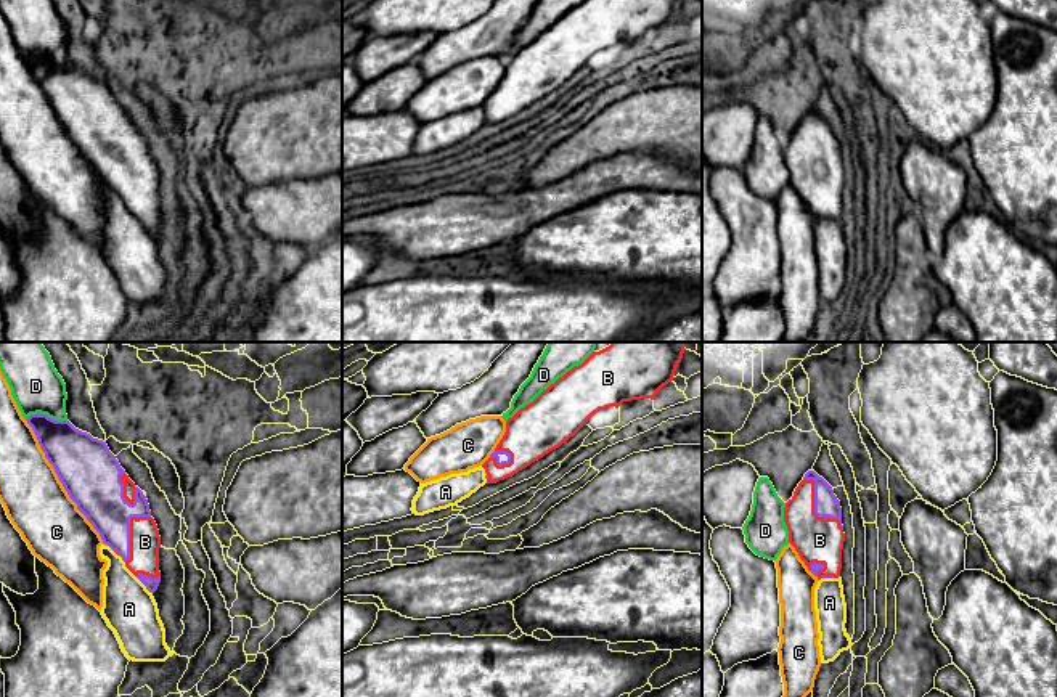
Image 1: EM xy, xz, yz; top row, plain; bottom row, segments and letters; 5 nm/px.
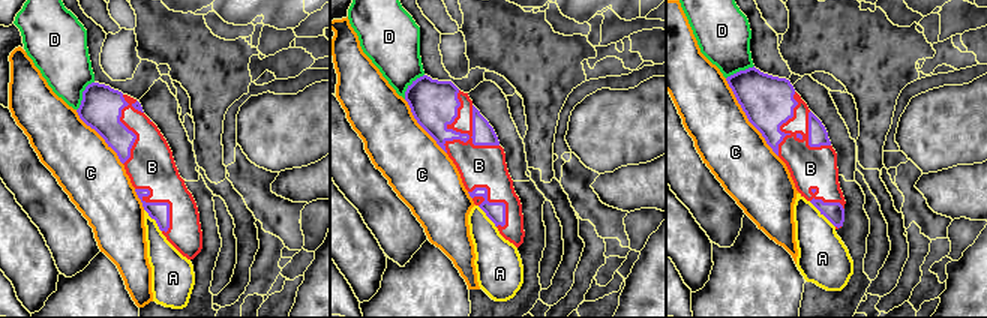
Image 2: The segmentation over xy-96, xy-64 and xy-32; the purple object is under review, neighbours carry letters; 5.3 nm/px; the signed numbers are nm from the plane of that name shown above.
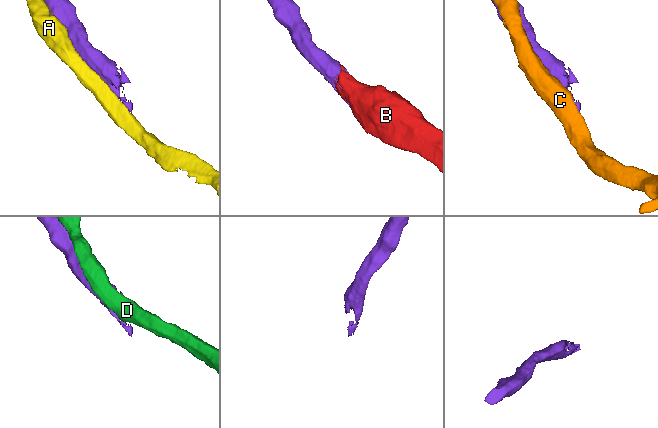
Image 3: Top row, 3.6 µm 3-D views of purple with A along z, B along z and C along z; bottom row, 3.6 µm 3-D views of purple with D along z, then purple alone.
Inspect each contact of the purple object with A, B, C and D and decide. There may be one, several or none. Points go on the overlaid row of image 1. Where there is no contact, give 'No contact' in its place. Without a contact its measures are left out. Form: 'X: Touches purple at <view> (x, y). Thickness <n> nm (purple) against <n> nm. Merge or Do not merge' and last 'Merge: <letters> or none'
A: Touches purple at xy (143, 583). Thickness 70 nm (purple) against 260 nm. Do not merge
B: Touches purple at yz (815, 509). Thickness 130 nm (purple) against 220 nm. Merge
C: Touches purple at xy (61, 482). Thickness 300 nm (purple) against 320 nm. Do not merge
D: Touches purple at xy (45, 415). Thickness 260 nm (purple) against 260 nm. Do not merge
Merge: B

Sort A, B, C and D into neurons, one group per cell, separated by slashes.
A / B / C / D

